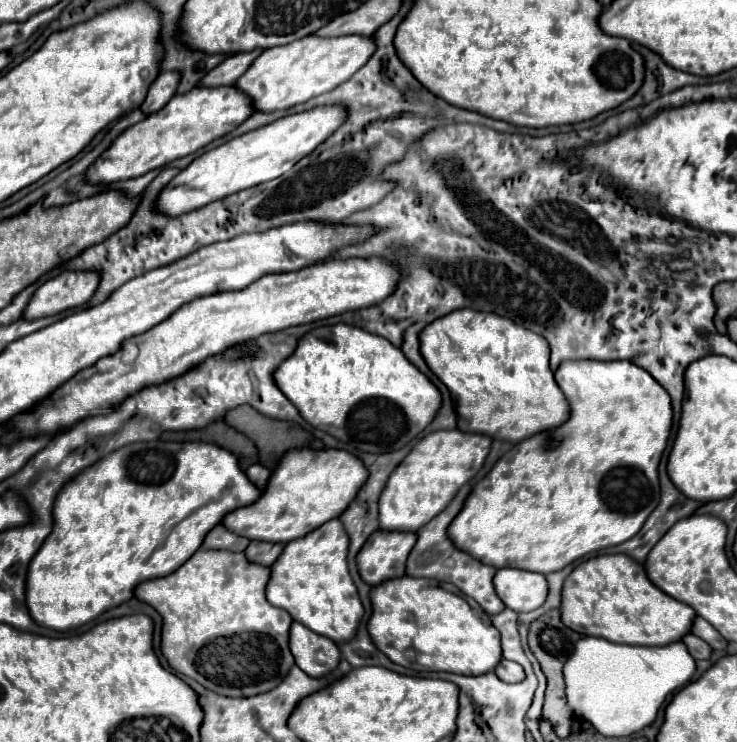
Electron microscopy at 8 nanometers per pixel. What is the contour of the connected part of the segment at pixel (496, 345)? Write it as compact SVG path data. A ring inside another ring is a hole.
M458 309L450 315L440 317L426 325L420 333L420 353L428 363L430 371L448 387L456 413L458 413L458 429L466 433L482 433L492 439L508 439L512 443L522 441L538 431L562 425L570 407L554 381L554 373L550 369L550 349L542 335L514 323L512 319L474 311L474 309Z

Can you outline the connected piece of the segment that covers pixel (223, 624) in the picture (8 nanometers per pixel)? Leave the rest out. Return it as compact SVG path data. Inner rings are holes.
M198 549L176 573L162 579L150 579L134 589L134 597L152 605L162 615L162 655L168 665L198 681L206 689L228 697L252 697L274 689L294 665L288 649L288 631L292 617L266 601L266 583L270 569L250 563L244 553L222 549Z

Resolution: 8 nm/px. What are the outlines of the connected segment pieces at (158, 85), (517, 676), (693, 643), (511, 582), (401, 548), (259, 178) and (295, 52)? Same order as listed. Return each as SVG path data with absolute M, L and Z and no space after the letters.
M176 71L160 73L156 77L156 81L150 85L150 91L148 91L144 103L140 105L140 111L144 115L150 115L154 111L160 111L170 101L170 97L174 97L176 87L178 87L178 81L180 81L180 75Z
M502 659L498 663L498 667L494 669L494 673L498 675L498 679L506 681L506 683L518 683L524 679L524 669L522 665L514 663L514 661L508 661L508 659Z
M686 635L686 637L682 637L682 641L686 643L686 647L688 647L688 651L690 651L690 655L694 655L694 659L698 661L698 659L708 659L710 657L710 653L712 653L712 649L710 649L710 645L708 643L704 643L702 639L698 639L696 635Z
M498 569L494 575L494 589L508 609L528 613L546 601L548 583L544 575L532 571Z
M378 529L358 551L358 571L368 585L406 575L406 559L416 543L414 533Z
M316 107L298 115L278 119L266 127L234 137L232 141L214 147L196 157L186 169L182 169L158 195L154 209L166 217L186 215L212 201L238 193L242 189L272 181L292 169L302 157L312 153L322 141L326 141L344 121L348 113L344 107Z
M306 37L294 43L264 49L248 71L234 83L236 89L250 97L254 113L272 113L306 103L312 97L332 91L348 81L374 53L372 37Z

